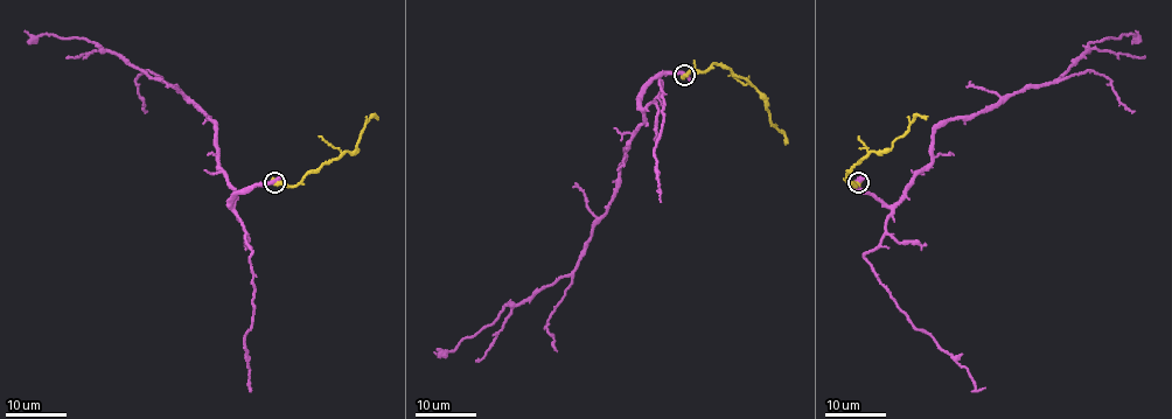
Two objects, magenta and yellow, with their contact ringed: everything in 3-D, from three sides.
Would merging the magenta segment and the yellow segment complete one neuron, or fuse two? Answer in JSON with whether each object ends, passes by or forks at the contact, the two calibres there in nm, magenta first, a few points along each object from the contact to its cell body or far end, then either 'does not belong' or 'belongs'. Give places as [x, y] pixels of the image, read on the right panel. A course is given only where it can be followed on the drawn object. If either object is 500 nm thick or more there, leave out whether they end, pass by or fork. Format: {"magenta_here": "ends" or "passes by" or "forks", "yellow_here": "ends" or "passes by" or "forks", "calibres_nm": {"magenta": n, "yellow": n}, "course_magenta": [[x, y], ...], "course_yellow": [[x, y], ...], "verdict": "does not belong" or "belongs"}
{"calibres_nm": {"magenta": 400, "yellow": 600}, "course_magenta": [[858, 182], [893, 205], [932, 161], [939, 127], [972, 118], [1011, 93], [1048, 84], [1090, 43], [1136, 30]], "course_yellow": [[858, 182], [853, 186], [848, 176], [858, 162], [871, 152], [888, 149], [918, 114], [927, 119]], "verdict": "does not belong"}

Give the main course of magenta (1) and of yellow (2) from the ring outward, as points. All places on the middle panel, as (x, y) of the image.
1: (684, 75), (657, 75), (641, 97), (643, 121), (578, 265), (523, 302), (504, 307), (454, 349), (434, 353)
2: (684, 75), (692, 70), (706, 71), (713, 64), (726, 65), (761, 95), (768, 120), (787, 144)

